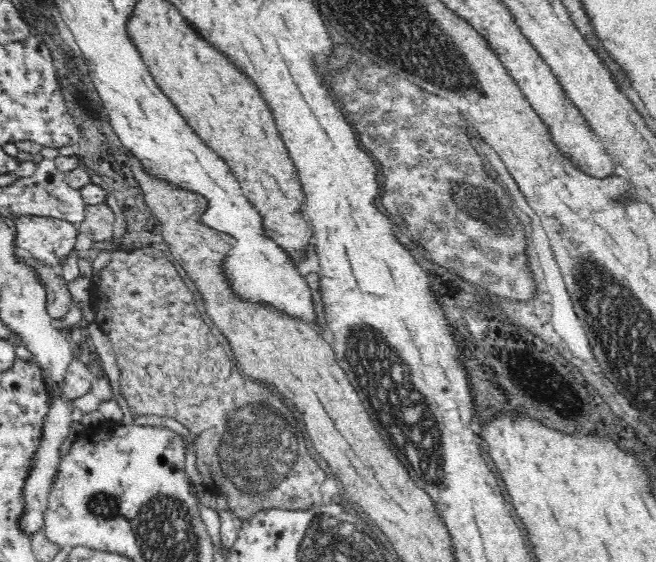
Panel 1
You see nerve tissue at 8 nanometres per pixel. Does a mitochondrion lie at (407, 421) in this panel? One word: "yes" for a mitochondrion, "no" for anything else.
yes

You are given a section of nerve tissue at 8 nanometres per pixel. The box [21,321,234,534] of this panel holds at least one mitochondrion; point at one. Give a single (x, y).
(104, 505)

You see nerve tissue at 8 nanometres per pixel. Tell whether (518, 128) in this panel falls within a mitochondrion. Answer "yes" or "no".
no

